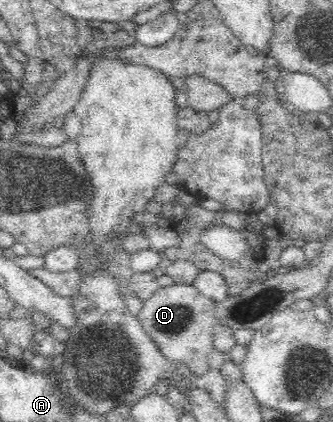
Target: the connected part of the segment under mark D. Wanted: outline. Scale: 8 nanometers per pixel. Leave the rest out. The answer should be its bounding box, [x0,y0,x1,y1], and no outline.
[136,285,216,376]

